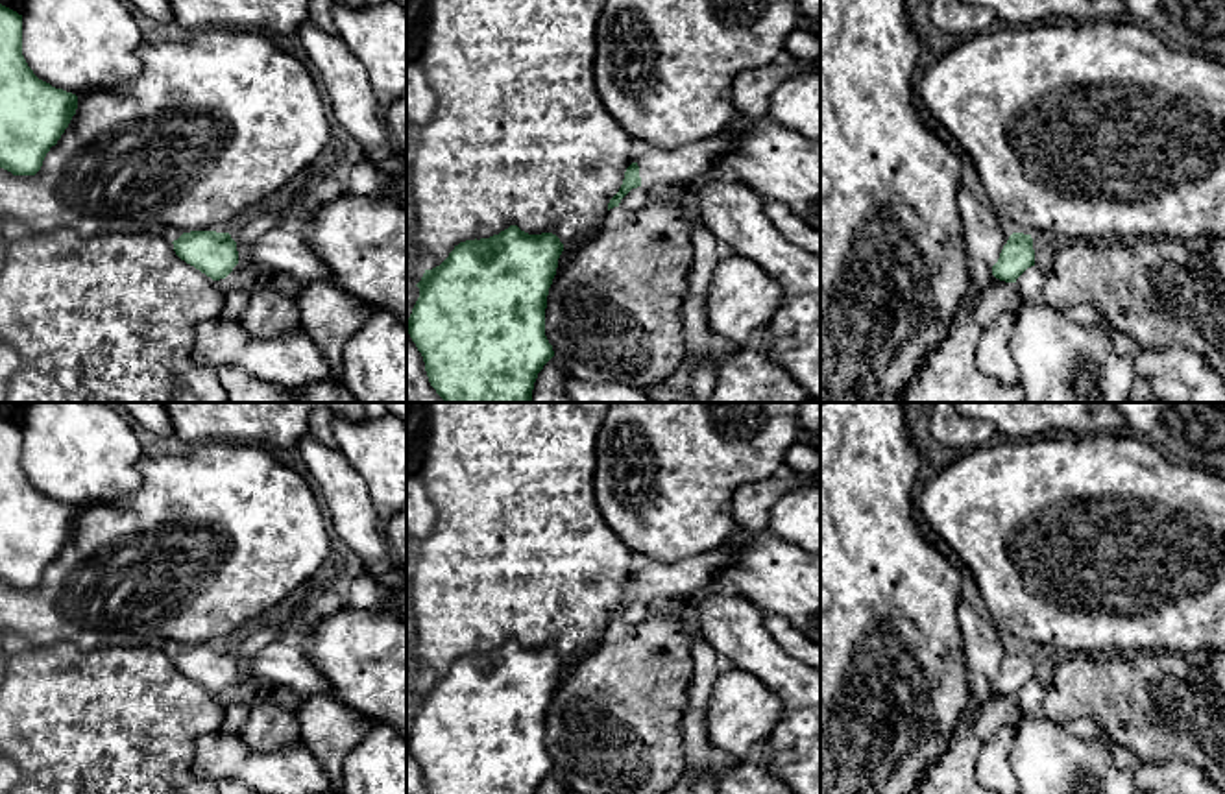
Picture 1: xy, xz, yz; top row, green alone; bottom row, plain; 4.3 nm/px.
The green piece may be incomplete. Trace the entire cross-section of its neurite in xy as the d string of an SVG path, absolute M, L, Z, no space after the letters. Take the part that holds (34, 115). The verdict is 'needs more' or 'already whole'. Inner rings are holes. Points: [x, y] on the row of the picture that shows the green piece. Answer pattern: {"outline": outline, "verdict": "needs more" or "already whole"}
{"outline": "M0 4L0 168L35 175L78 109L78 96L39 79L22 55L22 15Z", "verdict": "already whole"}

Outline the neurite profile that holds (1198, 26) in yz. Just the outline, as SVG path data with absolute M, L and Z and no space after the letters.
M1122 0L1138 20L1181 50L1225 63L1225 0Z

